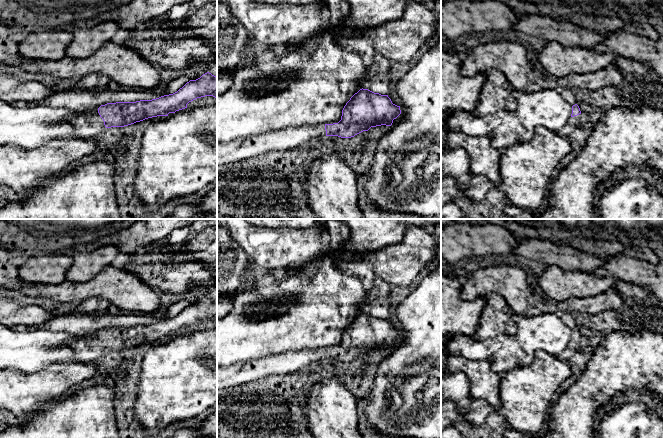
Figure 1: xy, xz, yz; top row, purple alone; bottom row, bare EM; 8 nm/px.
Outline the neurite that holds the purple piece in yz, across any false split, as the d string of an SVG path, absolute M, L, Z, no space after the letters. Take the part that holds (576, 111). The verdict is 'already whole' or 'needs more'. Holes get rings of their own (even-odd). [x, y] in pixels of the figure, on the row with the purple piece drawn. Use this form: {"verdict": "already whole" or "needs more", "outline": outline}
{"verdict": "needs more", "outline": "M577 104L572 106L571 118L567 124L558 132L562 137L569 137L571 134L583 124L583 116Z"}

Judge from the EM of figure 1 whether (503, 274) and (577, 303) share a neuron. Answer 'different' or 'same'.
same

